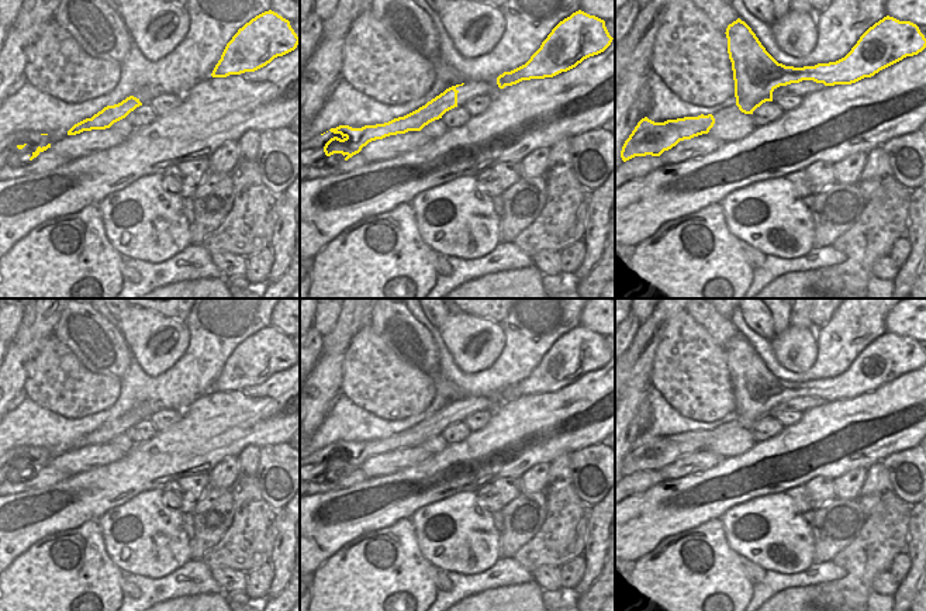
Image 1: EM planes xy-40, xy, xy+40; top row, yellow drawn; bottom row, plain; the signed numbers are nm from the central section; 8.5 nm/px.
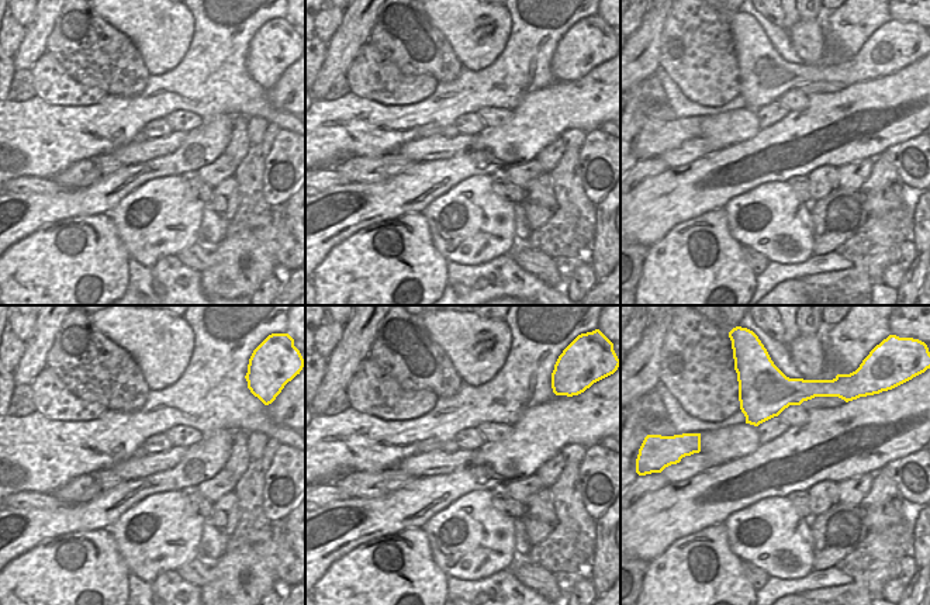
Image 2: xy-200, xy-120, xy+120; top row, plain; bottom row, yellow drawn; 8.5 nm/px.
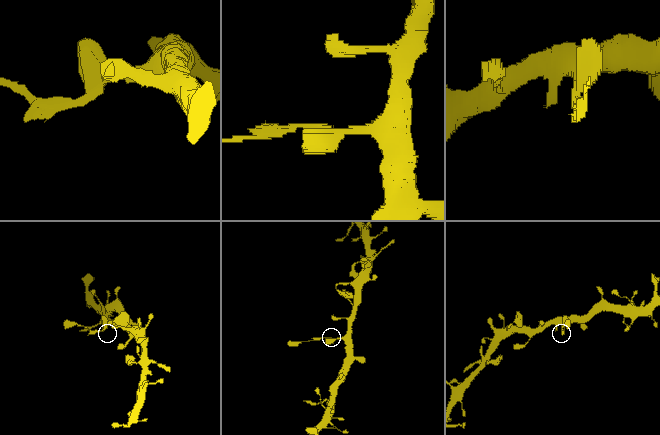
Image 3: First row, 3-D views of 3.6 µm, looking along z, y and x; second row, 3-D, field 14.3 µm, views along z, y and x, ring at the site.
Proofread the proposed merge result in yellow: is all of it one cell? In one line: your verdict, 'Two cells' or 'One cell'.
Two cells

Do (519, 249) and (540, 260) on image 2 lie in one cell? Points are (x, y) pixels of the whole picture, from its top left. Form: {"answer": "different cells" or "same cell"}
{"answer": "same cell"}

